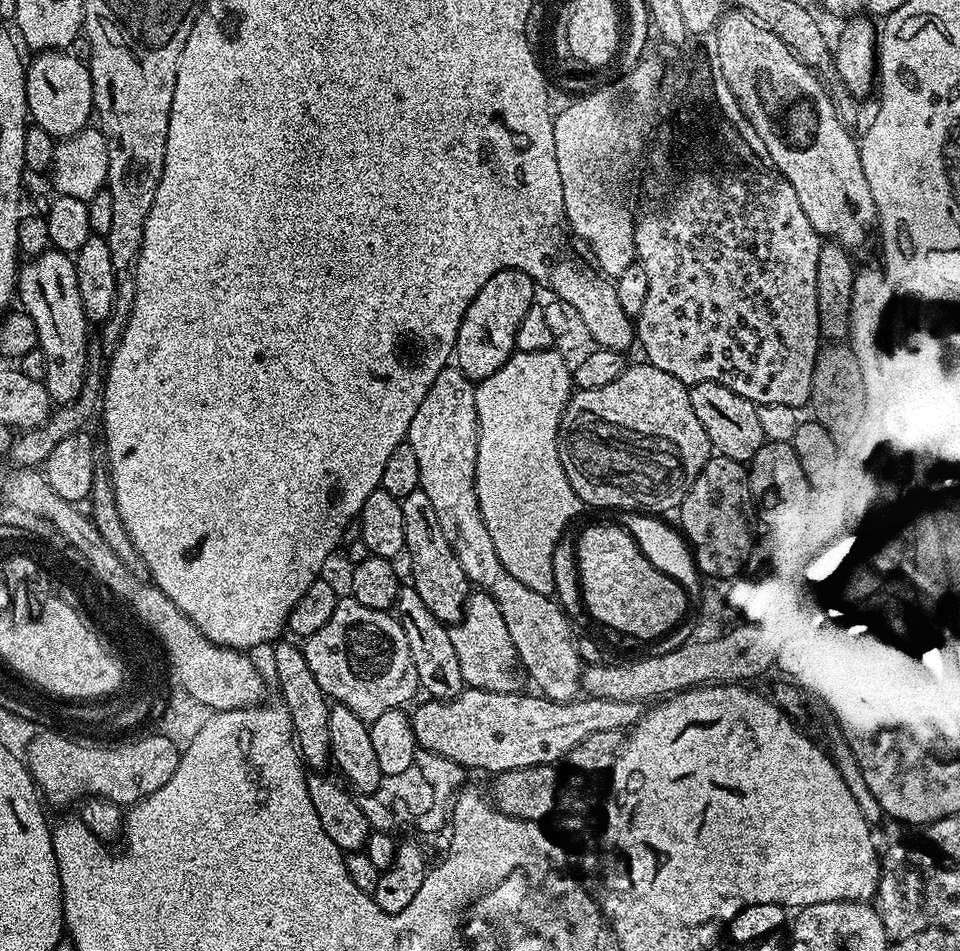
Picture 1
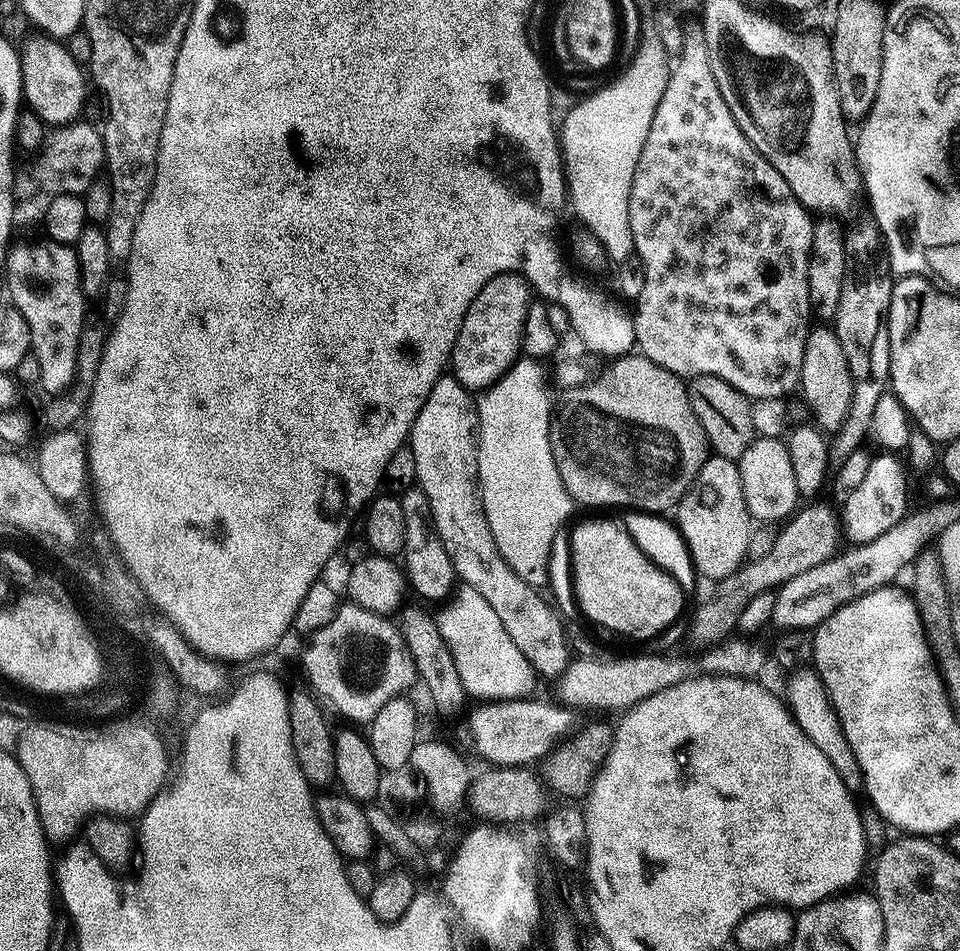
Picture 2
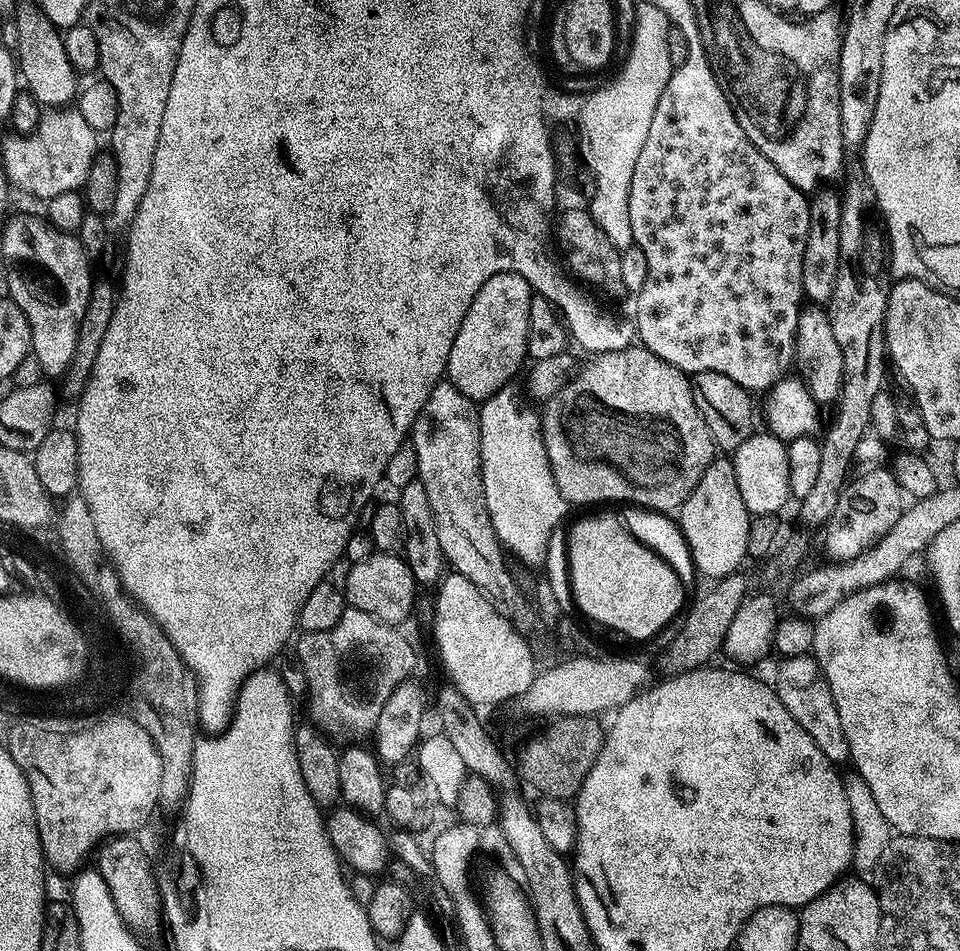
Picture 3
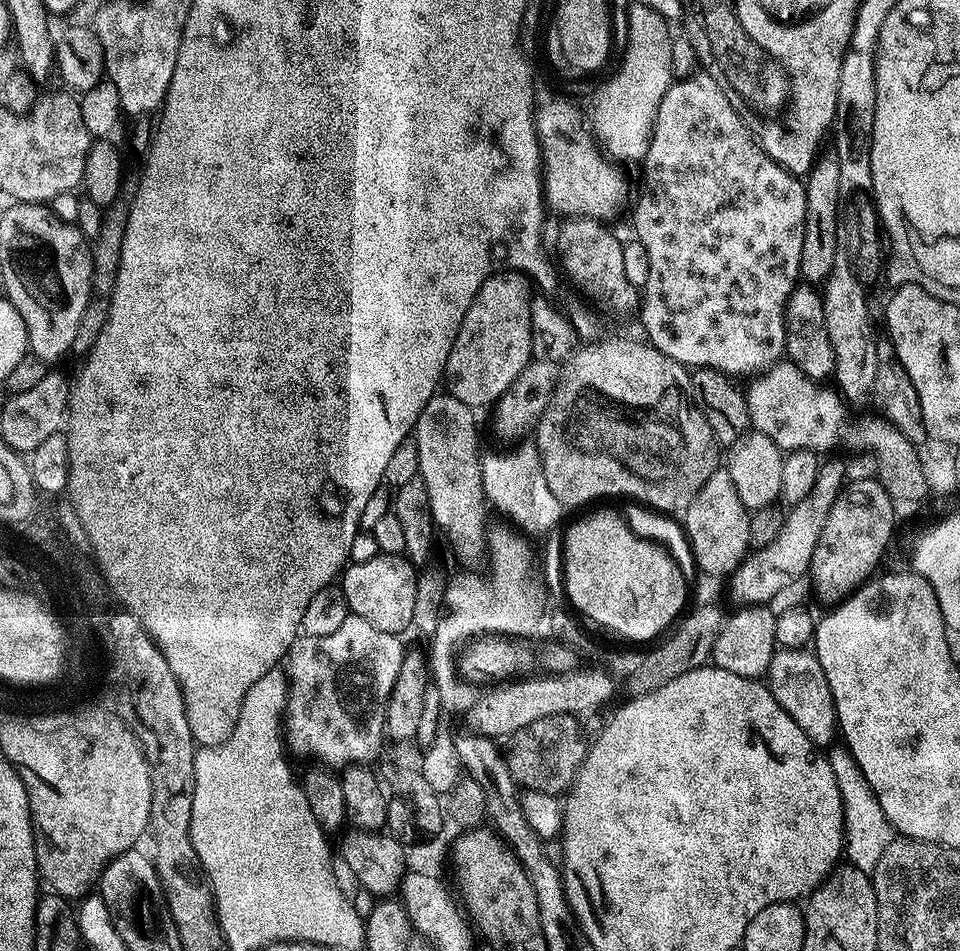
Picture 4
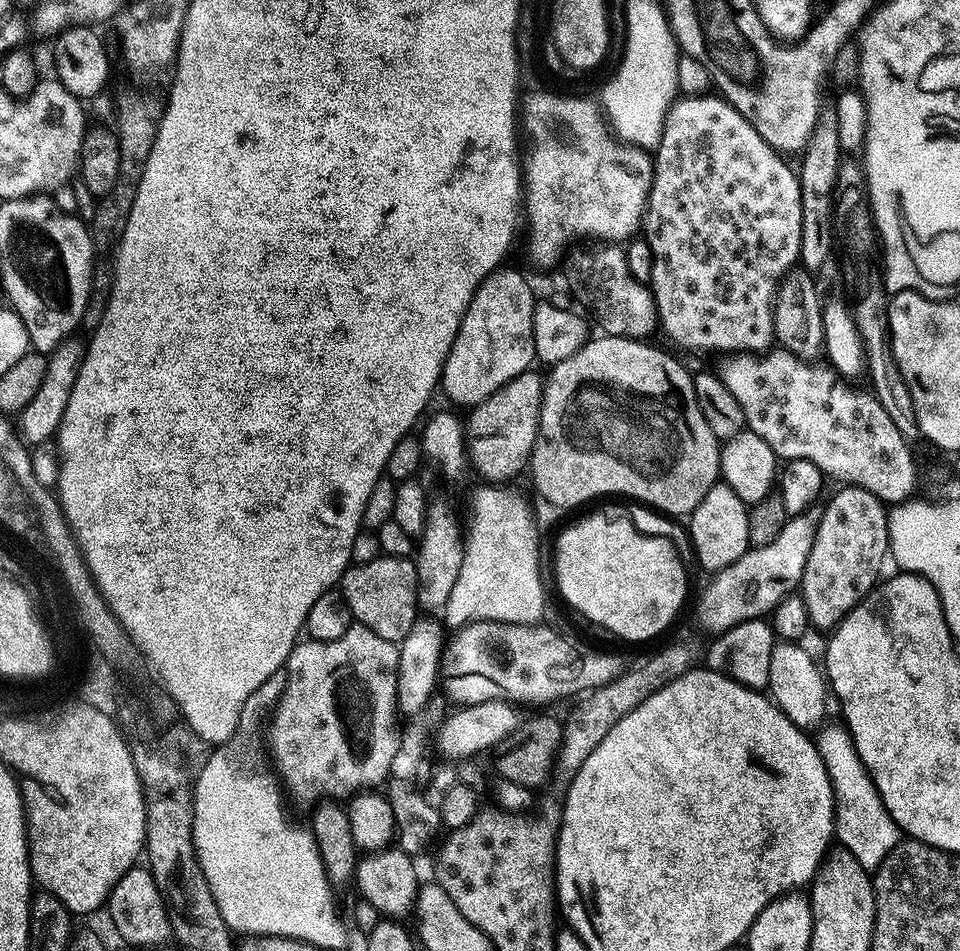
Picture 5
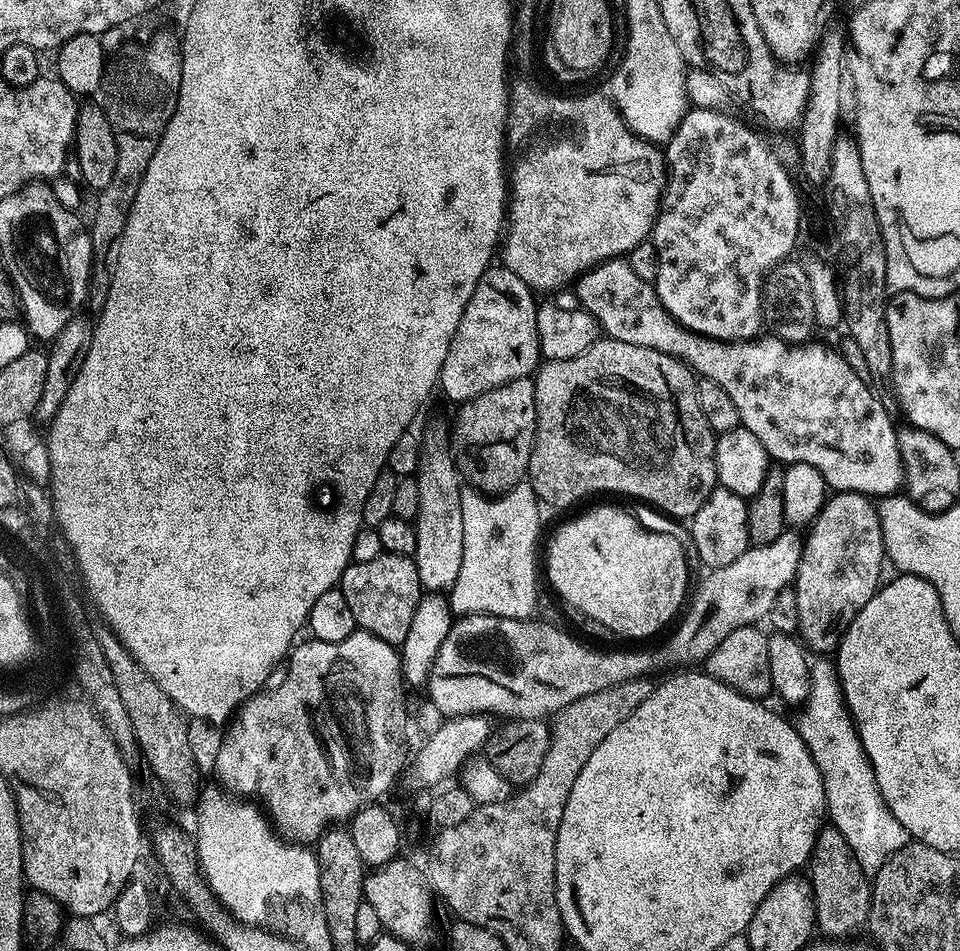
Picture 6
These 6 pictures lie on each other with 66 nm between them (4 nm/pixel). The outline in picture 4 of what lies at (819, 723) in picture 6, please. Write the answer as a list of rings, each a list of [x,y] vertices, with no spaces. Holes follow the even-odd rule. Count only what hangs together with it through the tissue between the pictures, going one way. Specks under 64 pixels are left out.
[[[847,747],[829,751],[828,757],[831,769],[838,785],[839,796],[842,798],[843,822],[844,822],[844,854],[847,861],[856,868],[866,873],[871,873],[878,862],[878,858],[885,852],[886,846],[894,839],[894,829],[886,818],[873,788],[866,782],[866,776],[862,774],[857,760],[848,751]]]

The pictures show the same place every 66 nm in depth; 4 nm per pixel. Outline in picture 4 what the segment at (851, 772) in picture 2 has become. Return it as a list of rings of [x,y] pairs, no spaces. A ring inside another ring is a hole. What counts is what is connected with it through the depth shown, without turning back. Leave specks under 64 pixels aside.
[[[780,648],[772,656],[766,682],[775,696],[775,700],[804,733],[811,738],[813,744],[825,746],[836,736],[836,708],[833,706],[829,683],[826,682],[825,671],[815,653],[807,649]]]

